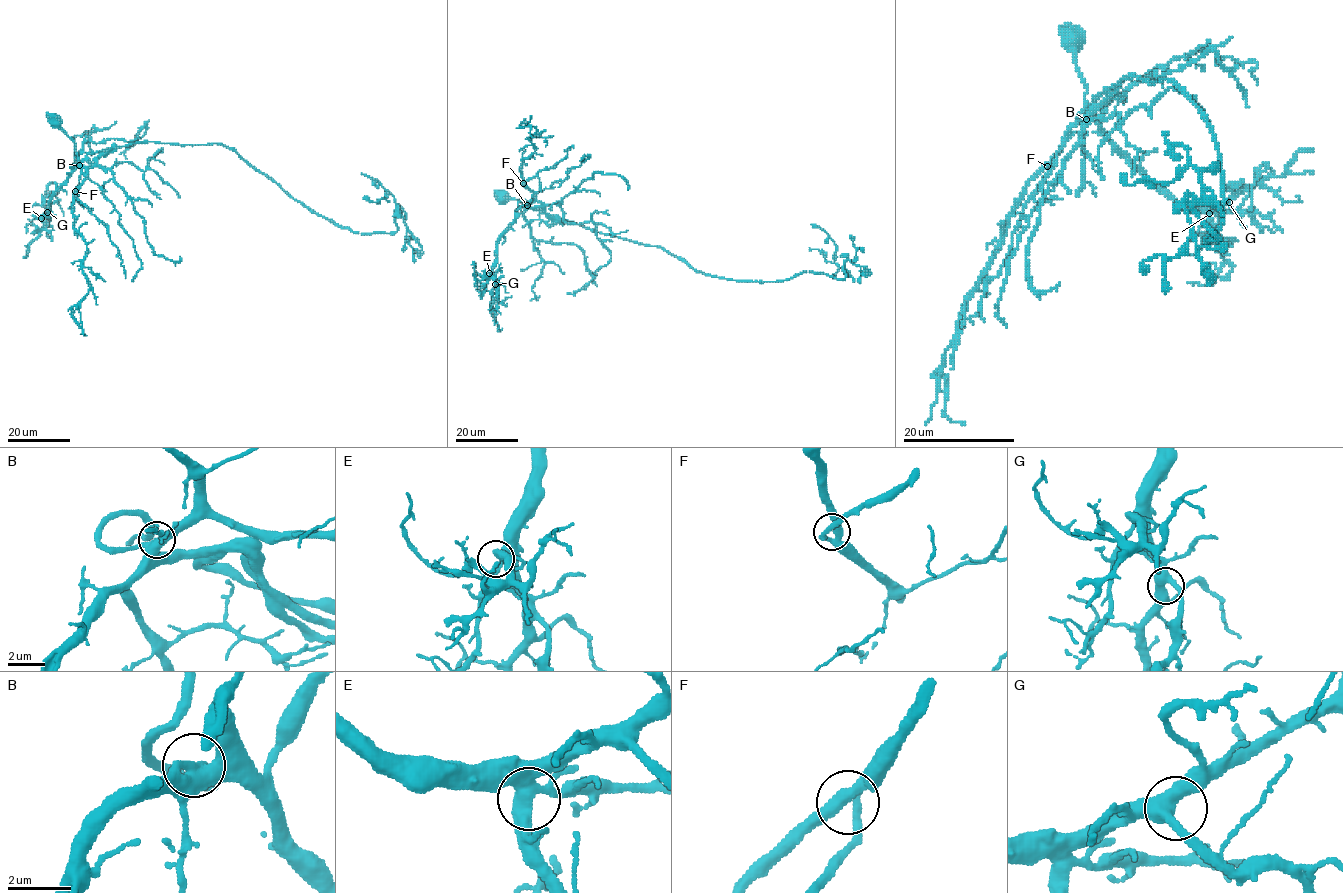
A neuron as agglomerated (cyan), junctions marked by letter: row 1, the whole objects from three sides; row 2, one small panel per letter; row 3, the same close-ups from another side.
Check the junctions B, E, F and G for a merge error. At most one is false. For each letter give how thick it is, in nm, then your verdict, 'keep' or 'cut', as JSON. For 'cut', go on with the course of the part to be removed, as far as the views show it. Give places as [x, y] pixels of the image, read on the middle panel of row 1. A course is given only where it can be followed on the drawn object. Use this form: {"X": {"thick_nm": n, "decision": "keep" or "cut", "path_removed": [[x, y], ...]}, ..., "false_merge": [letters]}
{"B": {"thick_nm": 440, "decision": "keep"}, "E": {"thick_nm": 440, "decision": "keep"}, "F": {"thick_nm": 320, "decision": "keep"}, "G": {"thick_nm": 420, "decision": "keep"}, "false_merge": []}

